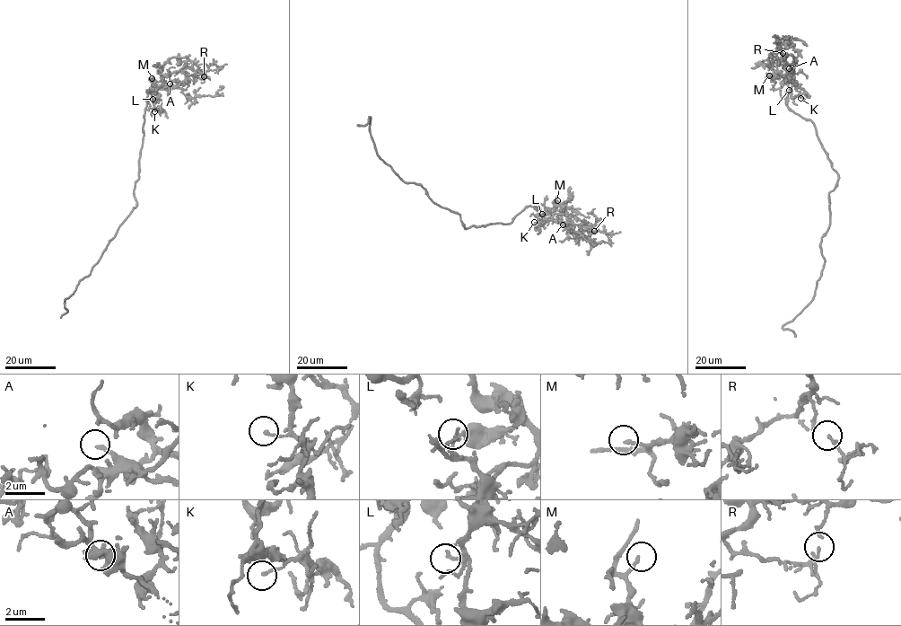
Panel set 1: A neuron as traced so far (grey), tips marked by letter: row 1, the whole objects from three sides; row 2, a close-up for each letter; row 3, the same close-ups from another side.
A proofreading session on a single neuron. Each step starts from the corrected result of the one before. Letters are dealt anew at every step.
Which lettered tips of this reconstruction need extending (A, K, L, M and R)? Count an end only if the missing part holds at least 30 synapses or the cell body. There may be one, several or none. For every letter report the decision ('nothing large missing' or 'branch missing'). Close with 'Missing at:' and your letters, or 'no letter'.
A: nothing large missing
K: nothing large missing
L: nothing large missing
M: branch missing
R: nothing large missing
Missing at: M

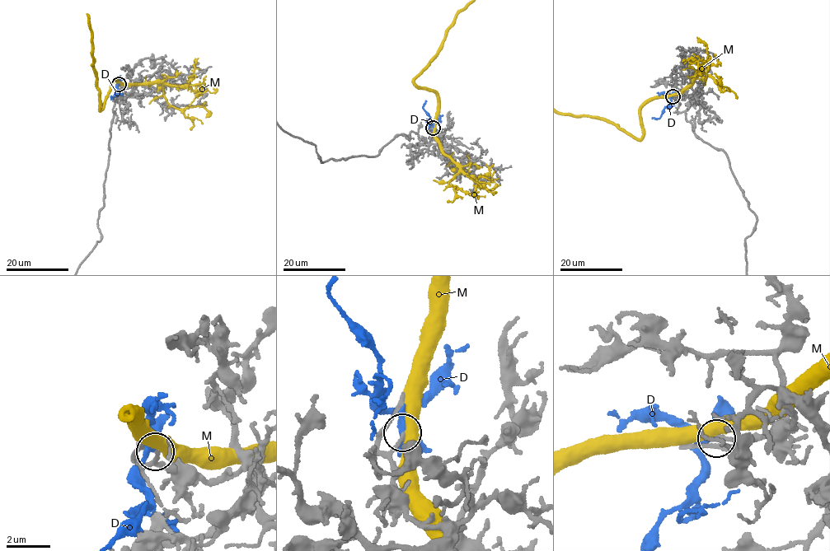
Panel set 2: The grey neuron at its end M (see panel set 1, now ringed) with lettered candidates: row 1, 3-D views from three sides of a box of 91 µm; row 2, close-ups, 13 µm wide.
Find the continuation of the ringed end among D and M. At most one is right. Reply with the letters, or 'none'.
D

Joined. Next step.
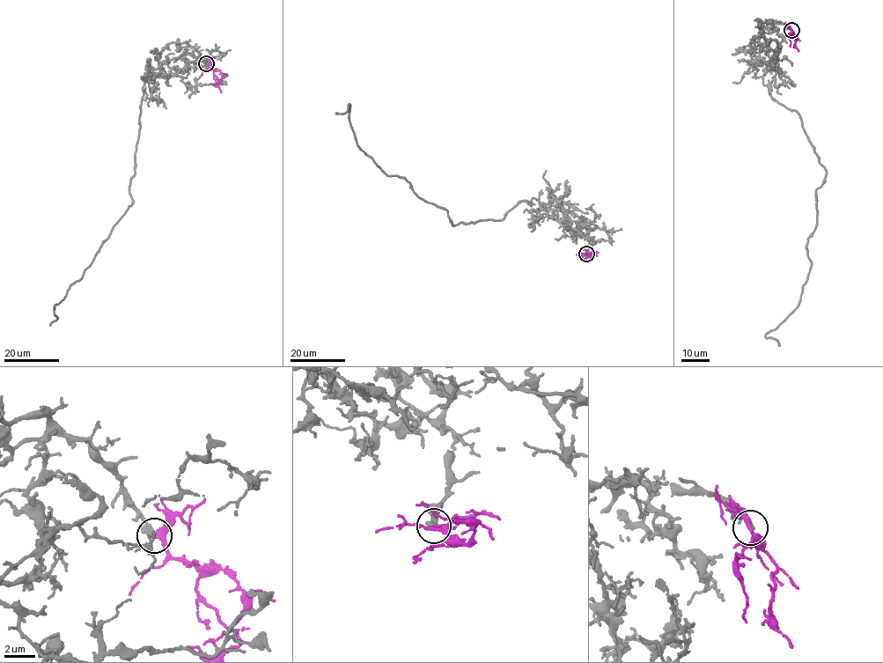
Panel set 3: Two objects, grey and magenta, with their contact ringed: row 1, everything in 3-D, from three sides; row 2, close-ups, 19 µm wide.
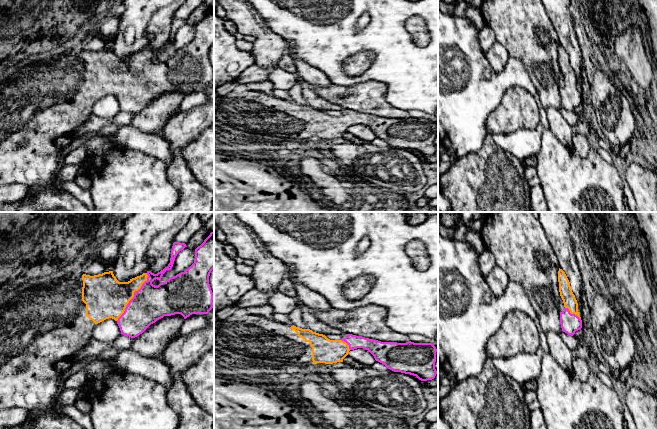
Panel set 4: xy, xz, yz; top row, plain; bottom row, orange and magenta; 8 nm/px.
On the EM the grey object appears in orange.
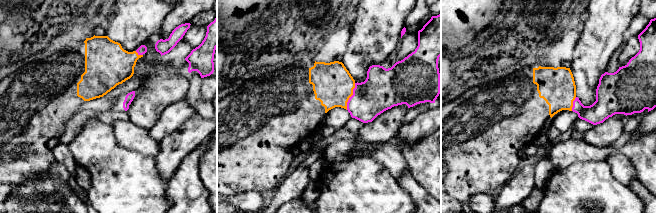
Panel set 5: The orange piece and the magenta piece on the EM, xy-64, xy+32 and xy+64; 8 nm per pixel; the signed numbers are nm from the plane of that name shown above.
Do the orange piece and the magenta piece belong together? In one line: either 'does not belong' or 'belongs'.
belongs

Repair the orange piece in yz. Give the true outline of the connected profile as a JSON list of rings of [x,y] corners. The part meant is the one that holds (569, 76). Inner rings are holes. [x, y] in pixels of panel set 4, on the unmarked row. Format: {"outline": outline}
{"outline": [[[558,47],[559,68],[564,79],[564,86],[560,88],[560,100],[562,107],[573,112],[582,104],[582,96],[578,88],[578,79],[572,68],[570,58],[565,48]]]}

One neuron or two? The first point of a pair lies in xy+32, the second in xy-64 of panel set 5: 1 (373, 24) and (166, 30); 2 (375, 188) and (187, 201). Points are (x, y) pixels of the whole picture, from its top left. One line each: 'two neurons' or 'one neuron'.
1: two neurons
2: two neurons

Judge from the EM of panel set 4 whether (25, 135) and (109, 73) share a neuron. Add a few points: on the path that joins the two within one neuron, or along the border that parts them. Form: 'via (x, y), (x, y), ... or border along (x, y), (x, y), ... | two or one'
via (46, 114), (80, 80), (88, 77) | one

